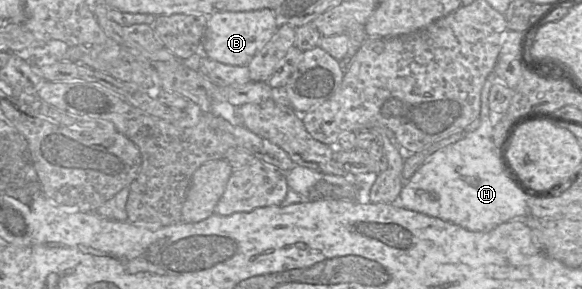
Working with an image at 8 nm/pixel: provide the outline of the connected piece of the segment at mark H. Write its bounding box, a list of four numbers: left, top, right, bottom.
[400,71,531,231]

